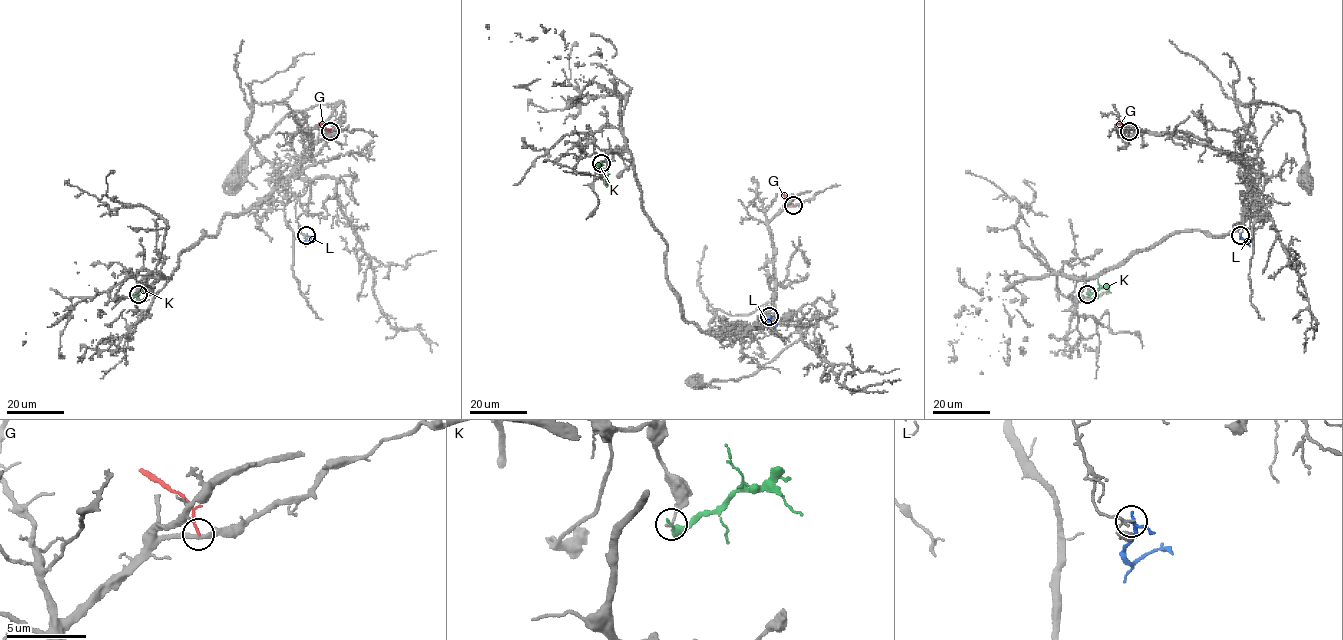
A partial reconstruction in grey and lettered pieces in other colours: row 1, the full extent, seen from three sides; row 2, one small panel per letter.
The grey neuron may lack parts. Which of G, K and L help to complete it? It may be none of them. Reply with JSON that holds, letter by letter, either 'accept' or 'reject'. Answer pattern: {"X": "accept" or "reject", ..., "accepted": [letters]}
{"G": "reject", "K": "reject", "L": "reject", "accepted": []}

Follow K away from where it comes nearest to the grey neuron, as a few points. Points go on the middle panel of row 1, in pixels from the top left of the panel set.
K: (601, 163), (607, 187)

